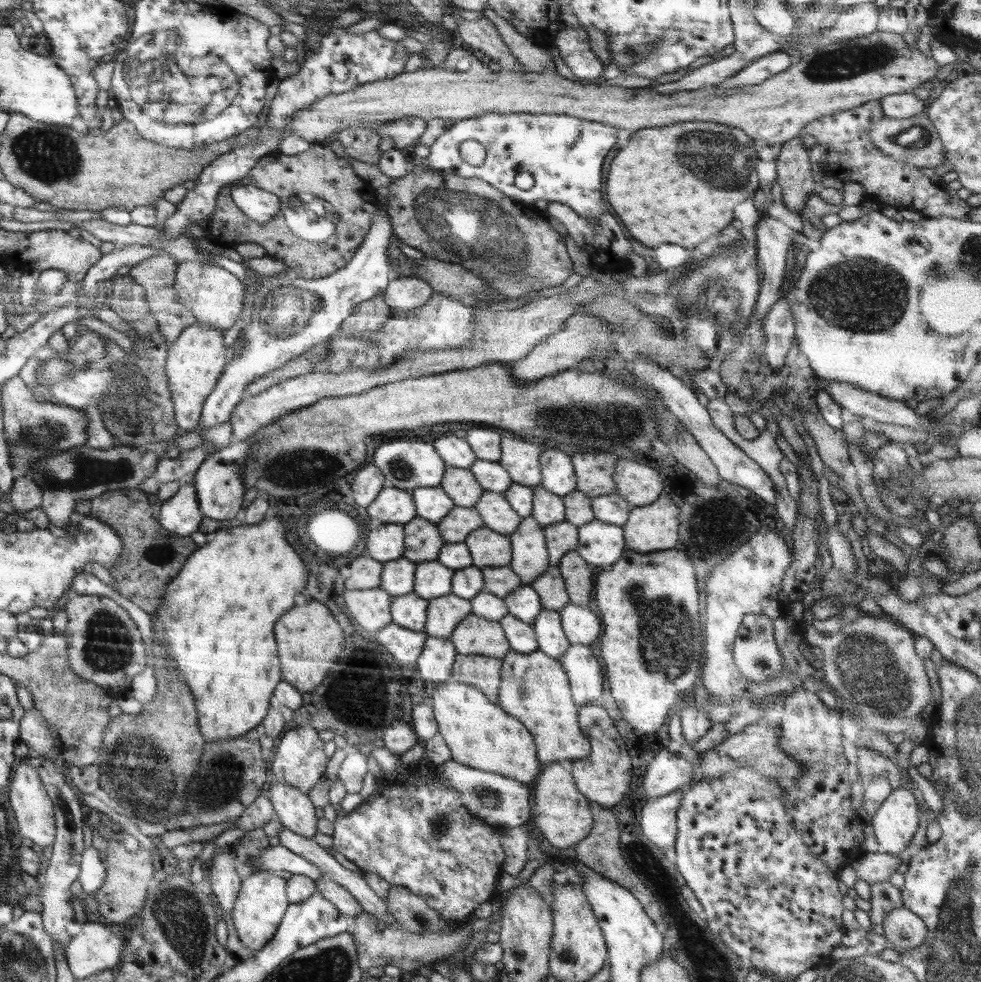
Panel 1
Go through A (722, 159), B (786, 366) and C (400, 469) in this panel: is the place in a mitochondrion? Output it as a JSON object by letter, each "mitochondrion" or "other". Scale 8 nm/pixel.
{"A":"mitochondrion","B":"other","C":"mitochondrion"}

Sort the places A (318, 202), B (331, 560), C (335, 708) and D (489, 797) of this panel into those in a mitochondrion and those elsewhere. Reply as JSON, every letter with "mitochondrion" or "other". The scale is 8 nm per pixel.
{"A":"mitochondrion","B":"other","C":"mitochondrion","D":"mitochondrion"}

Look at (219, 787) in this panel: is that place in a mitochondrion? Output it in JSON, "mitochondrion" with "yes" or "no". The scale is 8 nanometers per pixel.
{"mitochondrion":"yes"}

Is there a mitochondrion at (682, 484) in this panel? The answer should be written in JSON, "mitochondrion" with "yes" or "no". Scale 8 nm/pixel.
{"mitochondrion":"no"}

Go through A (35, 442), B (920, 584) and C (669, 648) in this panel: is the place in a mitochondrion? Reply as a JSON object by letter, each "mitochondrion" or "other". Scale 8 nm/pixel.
{"A":"mitochondrion","B":"mitochondrion","C":"mitochondrion"}

